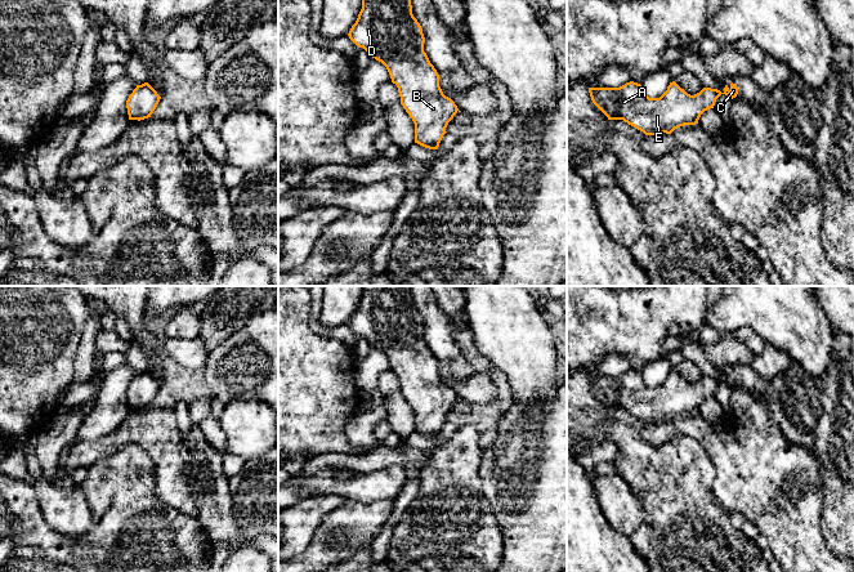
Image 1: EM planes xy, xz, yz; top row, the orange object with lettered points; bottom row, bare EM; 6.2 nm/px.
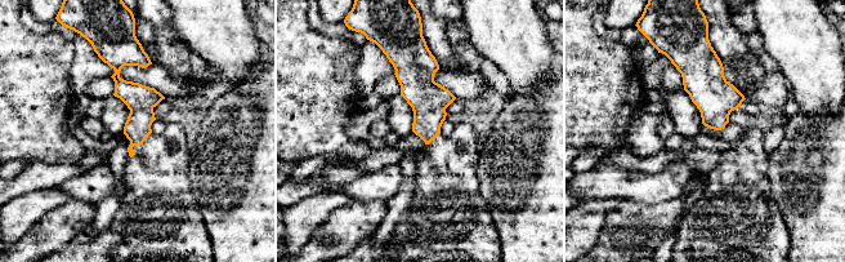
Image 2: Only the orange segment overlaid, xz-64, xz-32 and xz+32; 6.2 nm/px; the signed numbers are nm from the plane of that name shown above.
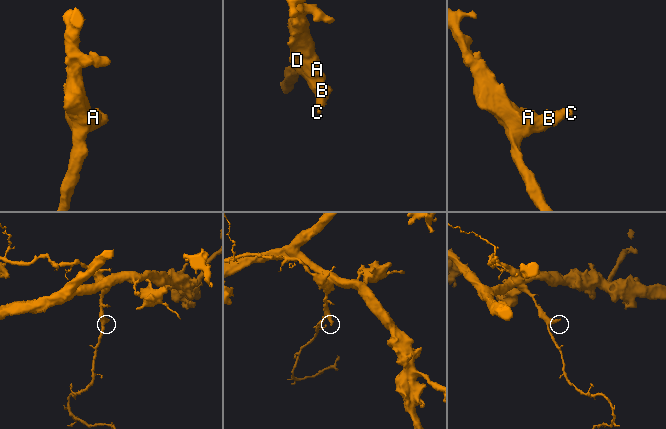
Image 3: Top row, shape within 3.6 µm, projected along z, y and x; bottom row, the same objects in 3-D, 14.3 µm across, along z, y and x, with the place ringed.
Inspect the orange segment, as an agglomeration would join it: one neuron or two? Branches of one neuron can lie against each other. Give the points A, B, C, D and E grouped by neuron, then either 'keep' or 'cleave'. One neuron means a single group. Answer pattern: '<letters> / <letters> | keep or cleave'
A B C D E | keep

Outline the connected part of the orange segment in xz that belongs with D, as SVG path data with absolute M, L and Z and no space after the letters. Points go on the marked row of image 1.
M362 0L362 9L349 39L381 62L397 85L401 104L415 124L415 143L438 149L448 122L457 113L455 102L439 86L439 75L424 52L422 28L412 14L411 0Z

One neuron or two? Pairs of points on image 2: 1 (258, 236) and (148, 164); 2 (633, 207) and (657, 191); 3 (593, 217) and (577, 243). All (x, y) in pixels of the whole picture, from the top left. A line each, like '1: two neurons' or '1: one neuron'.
1: two neurons
2: two neurons
3: one neuron

